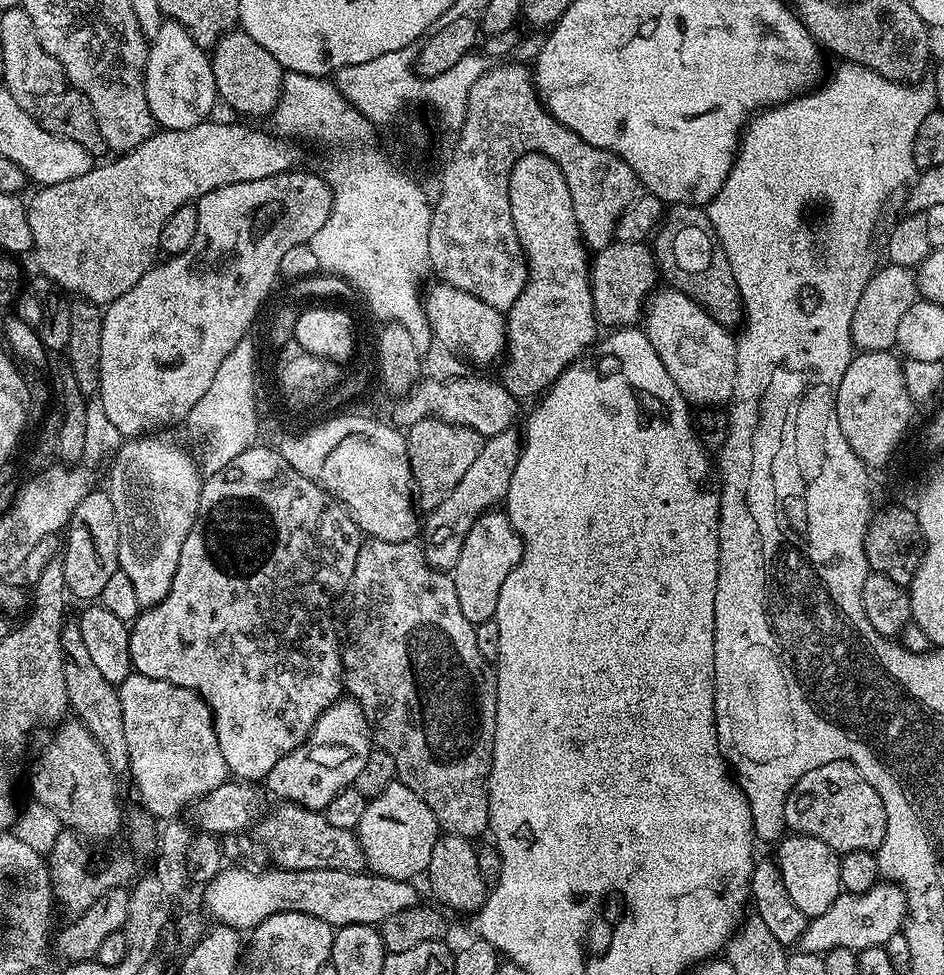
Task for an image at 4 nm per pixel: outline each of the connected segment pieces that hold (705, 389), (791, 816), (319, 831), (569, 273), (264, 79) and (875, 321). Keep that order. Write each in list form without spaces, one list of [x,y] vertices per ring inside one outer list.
[[[671,286],[662,288],[651,293],[642,320],[643,331],[647,332],[658,358],[662,358],[662,366],[666,366],[685,400],[693,405],[727,405],[734,394],[737,337],[694,298]]]
[[[849,760],[826,762],[826,766],[802,774],[784,803],[784,823],[793,833],[826,842],[837,854],[850,850],[875,852],[886,838],[882,798]]]
[[[280,802],[273,812],[265,811],[254,825],[254,835],[264,849],[267,850],[271,863],[281,869],[290,871],[306,870],[338,870],[359,873],[365,867],[364,855],[360,843],[356,840],[353,830],[342,830],[326,822],[323,811],[314,808],[303,808],[300,804]]]
[[[524,152],[520,159],[520,168],[512,169],[510,172],[510,182],[508,183],[508,193],[510,194],[510,218],[514,218],[514,230],[518,242],[524,251],[524,258],[528,262],[528,281],[522,290],[522,294],[518,294],[518,298],[512,303],[512,307],[507,309],[506,319],[508,321],[508,343],[506,351],[502,357],[502,363],[499,365],[500,373],[498,379],[502,386],[506,386],[506,390],[510,390],[510,394],[516,396],[517,401],[524,402],[527,396],[539,397],[545,390],[551,388],[556,377],[568,367],[569,364],[579,360],[585,352],[591,349],[592,345],[598,339],[598,325],[596,323],[596,315],[594,314],[594,298],[590,290],[590,252],[587,252],[586,241],[580,234],[580,227],[574,218],[574,202],[570,198],[570,186],[566,186],[566,178],[562,174],[562,170],[548,156],[543,156],[541,152]]]
[[[242,30],[224,35],[212,49],[212,68],[219,99],[232,109],[248,116],[271,115],[281,92],[283,68],[268,50]]]
[[[885,263],[884,268],[877,267],[873,271],[871,278],[866,282],[862,290],[862,298],[858,298],[858,306],[854,306],[854,316],[850,322],[850,334],[852,343],[862,352],[886,352],[896,343],[898,332],[898,321],[902,314],[918,299],[918,289],[916,287],[916,273],[913,269],[903,268],[897,264]]]

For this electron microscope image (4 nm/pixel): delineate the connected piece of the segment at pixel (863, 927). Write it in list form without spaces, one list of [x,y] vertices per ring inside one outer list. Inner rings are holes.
[[[877,882],[873,888],[866,890],[862,894],[850,894],[844,892],[826,910],[826,914],[818,914],[809,919],[806,930],[802,934],[798,948],[801,952],[815,952],[823,954],[835,948],[850,948],[859,950],[862,948],[879,948],[887,944],[894,934],[904,927],[904,917],[908,915],[908,900],[904,896],[904,891],[895,882]]]

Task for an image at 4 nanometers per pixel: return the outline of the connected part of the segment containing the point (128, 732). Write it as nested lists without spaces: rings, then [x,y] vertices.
[[[133,671],[132,675],[118,686],[122,706],[122,726],[126,736],[128,751],[127,775],[132,776],[132,784],[136,787],[136,796],[140,799],[139,807],[149,812],[157,821],[168,822],[180,811],[205,796],[210,790],[222,786],[229,779],[226,758],[222,758],[222,750],[218,750],[216,726],[212,723],[212,712],[208,704],[189,688],[174,686],[158,678],[146,678]]]

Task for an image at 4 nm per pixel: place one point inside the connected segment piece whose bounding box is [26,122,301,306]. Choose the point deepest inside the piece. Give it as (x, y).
(94, 236)

